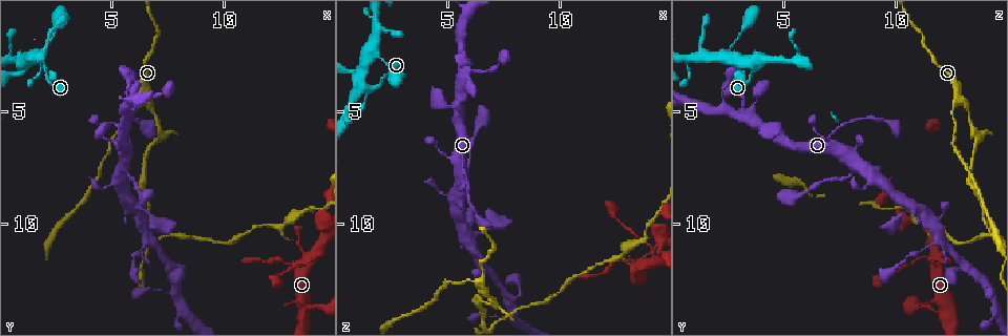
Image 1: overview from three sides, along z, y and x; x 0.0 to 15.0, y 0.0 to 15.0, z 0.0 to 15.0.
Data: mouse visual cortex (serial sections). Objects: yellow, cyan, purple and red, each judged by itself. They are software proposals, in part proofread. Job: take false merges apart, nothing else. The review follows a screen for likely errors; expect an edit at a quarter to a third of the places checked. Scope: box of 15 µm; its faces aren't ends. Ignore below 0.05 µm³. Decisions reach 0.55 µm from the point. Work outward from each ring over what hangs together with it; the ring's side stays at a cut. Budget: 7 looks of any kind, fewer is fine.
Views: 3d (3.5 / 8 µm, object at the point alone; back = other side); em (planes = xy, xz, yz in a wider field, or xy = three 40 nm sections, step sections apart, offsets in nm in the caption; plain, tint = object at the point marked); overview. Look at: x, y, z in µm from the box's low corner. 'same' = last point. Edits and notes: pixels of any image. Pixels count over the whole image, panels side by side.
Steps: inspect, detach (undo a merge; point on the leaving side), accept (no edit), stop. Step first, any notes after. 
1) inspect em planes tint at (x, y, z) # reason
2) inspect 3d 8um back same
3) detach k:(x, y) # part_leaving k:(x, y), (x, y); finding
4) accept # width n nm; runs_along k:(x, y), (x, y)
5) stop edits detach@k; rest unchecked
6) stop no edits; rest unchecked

inspect 3d 3.5um at (1.2, 2.8, 3.8) # four arms meet

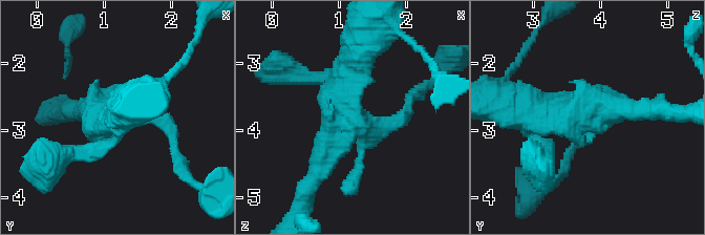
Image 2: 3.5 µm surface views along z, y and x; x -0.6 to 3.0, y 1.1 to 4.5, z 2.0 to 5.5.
inspect em xy step 3 tint at (1.20, 2.80, 3.85) # now the EM

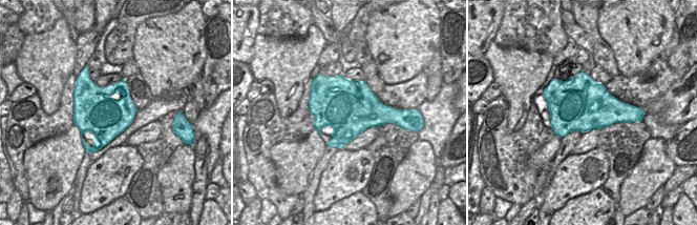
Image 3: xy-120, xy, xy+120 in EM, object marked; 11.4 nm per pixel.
accept # runs_along 2:(408, 110), (389, 126), (344, 110), (357, 57); all the same cell

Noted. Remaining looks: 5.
inspect 3d 8um at (6.3, 4.2, 12.9) # a fork

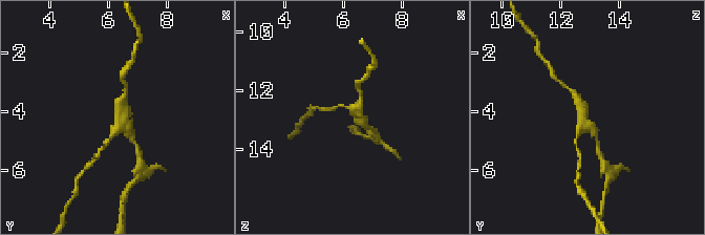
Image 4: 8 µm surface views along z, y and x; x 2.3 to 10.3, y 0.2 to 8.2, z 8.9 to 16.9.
inspect em xy step 2 tint at (6.4, 4.3, 12.7) # arms 3; arm_widths 150, 250, 250 nm; need the tissue

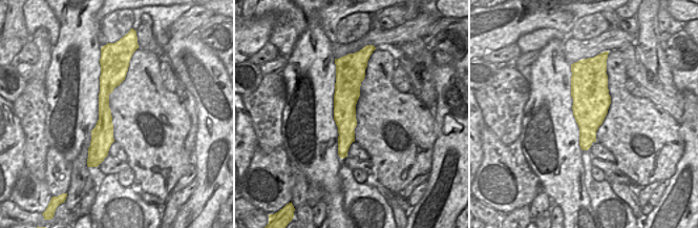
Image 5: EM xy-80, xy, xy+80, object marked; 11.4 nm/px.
detach 4:(132, 140) # part_leaving 4:(122, 123), (137, 147), (139, 156); a second cell is stuck on

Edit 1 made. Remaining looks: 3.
inspect overview # redraw

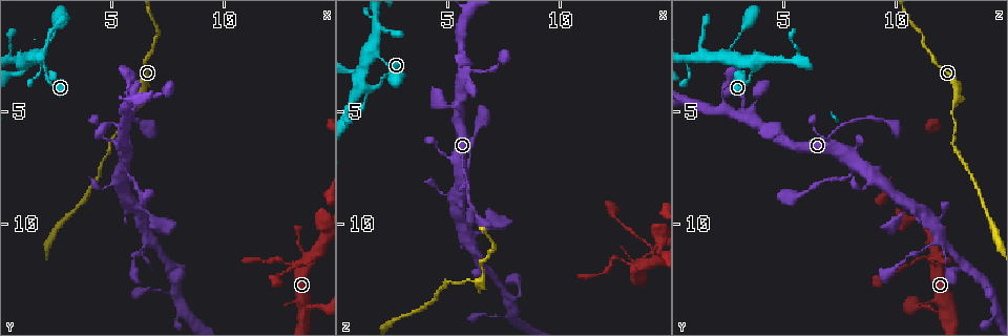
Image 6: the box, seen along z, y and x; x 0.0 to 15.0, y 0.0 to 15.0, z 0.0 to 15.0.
inspect 3d 3.5um at (12.7, 11.8, 11.6) # a narrow waist

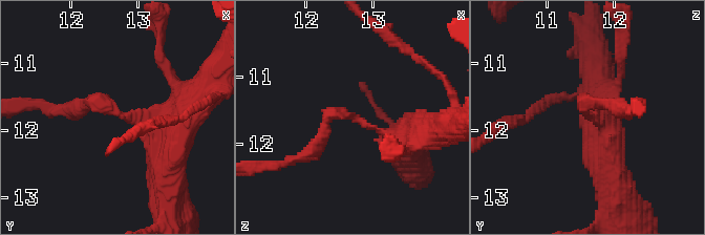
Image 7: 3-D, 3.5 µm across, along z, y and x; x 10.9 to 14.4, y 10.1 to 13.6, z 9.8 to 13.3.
inspect em xy step 5 tint at (12.75, 11.70, 11.65)

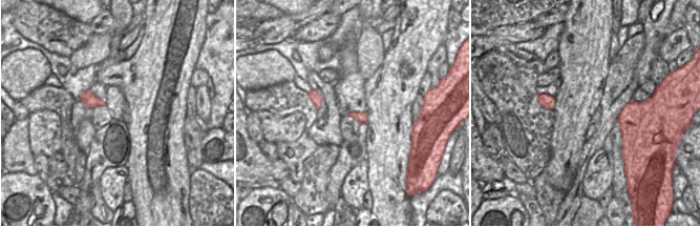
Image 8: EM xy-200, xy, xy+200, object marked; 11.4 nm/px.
detach 7:(98, 106) # width 120 nm; part_leaving 7:(133, 120), (98, 100), (65, 109); two cells meet here

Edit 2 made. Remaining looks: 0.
stop edits detach@4, detach@7; rest unchecked

